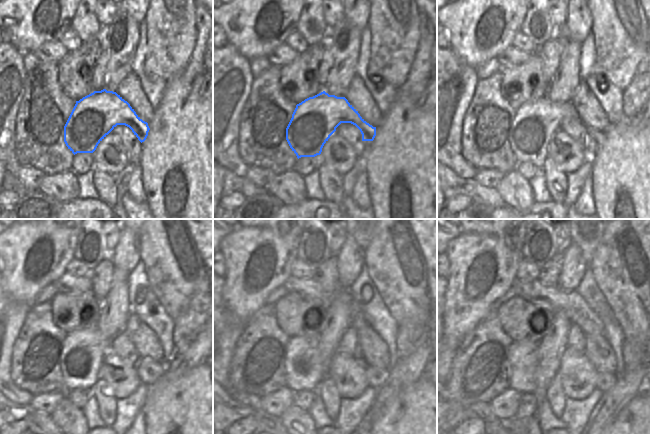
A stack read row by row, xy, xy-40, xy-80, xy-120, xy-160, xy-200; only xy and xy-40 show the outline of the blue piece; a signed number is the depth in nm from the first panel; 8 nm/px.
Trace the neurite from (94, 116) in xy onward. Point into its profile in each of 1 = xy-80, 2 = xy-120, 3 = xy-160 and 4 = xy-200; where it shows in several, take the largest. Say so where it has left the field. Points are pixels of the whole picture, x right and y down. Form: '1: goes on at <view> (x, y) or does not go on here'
1: goes on at xy-80 (534, 124)
2: goes on at xy-120 (82, 354)
3: goes on at xy-160 (304, 370)
4: goes on at xy-200 (521, 355)

